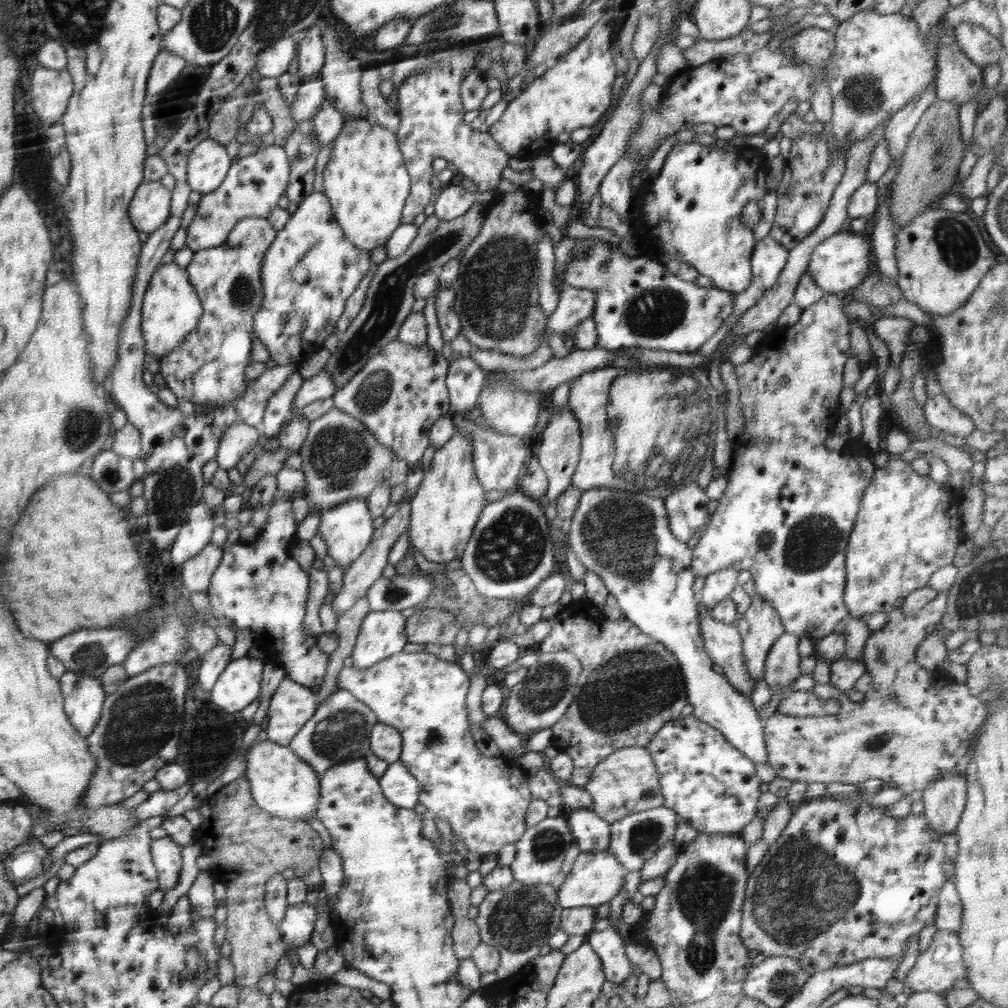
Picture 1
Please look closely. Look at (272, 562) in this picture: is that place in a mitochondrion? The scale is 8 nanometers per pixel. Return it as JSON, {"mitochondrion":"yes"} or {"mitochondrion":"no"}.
{"mitochondrion":"no"}

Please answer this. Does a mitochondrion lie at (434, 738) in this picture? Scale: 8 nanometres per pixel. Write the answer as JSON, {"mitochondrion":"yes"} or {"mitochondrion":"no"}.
{"mitochondrion":"yes"}

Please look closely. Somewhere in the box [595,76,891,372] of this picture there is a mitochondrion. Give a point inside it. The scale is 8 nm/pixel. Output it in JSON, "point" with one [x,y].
{"point":[656,312]}

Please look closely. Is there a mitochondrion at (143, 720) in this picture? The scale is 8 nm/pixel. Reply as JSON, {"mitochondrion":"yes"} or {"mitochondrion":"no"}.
{"mitochondrion":"yes"}

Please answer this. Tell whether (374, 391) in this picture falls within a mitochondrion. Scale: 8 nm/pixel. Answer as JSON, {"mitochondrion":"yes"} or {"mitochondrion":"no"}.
{"mitochondrion":"yes"}

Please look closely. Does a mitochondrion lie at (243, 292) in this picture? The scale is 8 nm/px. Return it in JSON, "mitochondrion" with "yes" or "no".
{"mitochondrion":"yes"}

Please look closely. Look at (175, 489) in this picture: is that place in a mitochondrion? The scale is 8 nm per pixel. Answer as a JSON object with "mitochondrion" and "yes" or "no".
{"mitochondrion":"yes"}

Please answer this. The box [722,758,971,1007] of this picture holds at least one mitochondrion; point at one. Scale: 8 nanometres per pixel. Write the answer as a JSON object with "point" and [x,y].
{"point":[802,892]}

